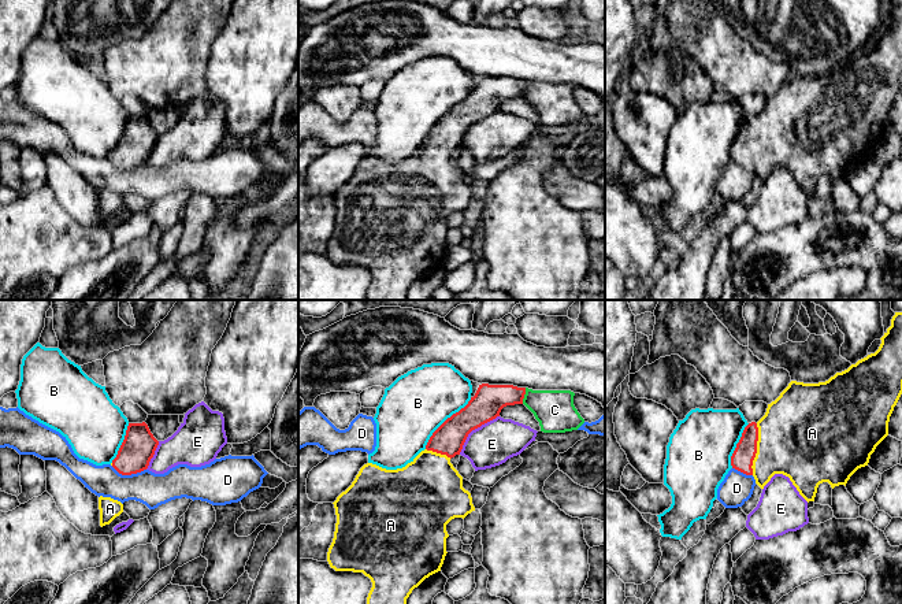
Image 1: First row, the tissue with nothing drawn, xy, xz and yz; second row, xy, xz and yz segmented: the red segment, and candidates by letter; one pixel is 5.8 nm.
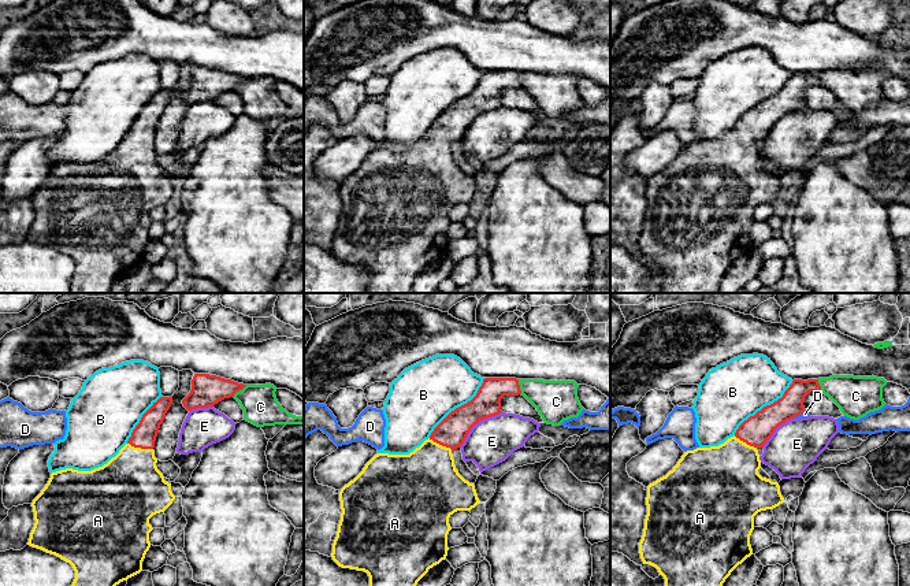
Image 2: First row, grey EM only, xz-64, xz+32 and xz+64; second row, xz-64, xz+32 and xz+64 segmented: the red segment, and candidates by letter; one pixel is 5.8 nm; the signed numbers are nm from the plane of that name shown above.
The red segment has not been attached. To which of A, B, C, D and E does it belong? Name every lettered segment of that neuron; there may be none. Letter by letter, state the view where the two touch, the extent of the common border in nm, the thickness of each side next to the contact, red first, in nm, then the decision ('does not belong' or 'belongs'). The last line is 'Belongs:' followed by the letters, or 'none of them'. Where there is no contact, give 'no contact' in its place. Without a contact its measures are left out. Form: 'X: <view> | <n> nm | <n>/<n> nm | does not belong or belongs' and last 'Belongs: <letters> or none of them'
A: yz | 300 nm | 130/460 nm | belongs
B: xz | 400 nm | 180/380 nm | does not belong
C: xz | 100 nm | 180/240 nm | does not belong
D: xy | 200 nm | 200/190 nm | does not belong
E: xz | 340 nm | 180/260 nm | does not belong
Belongs: A

